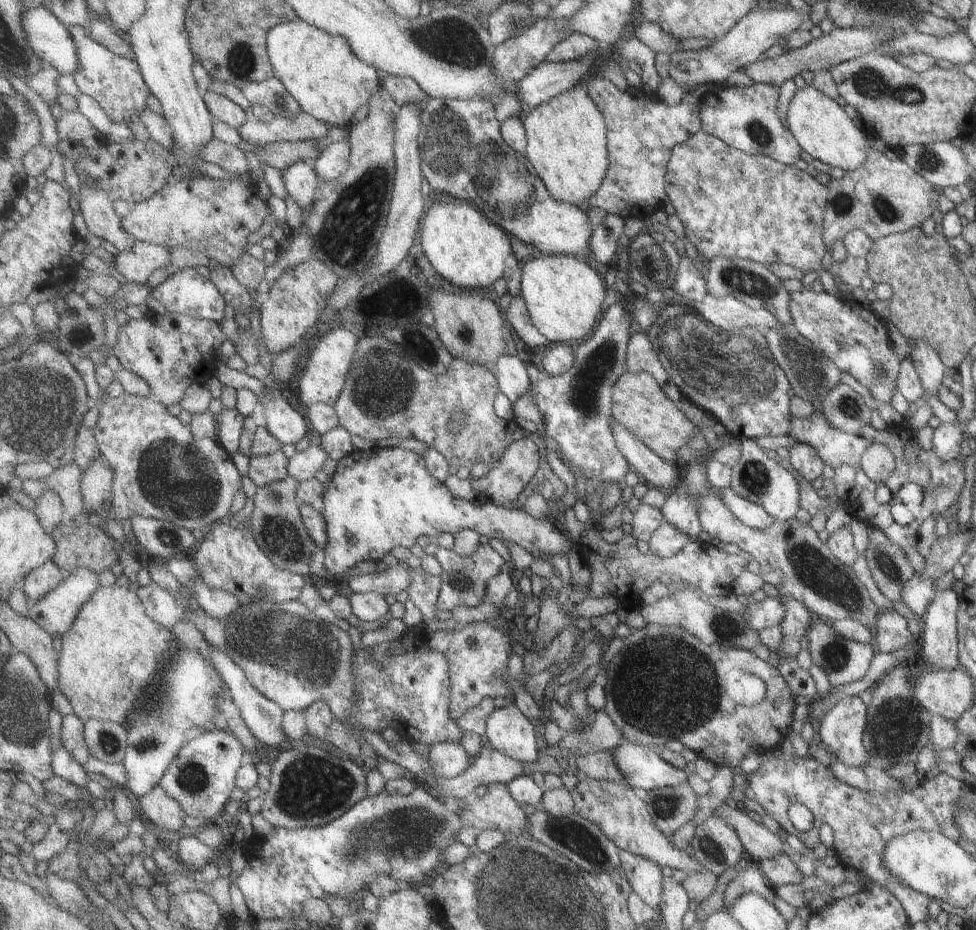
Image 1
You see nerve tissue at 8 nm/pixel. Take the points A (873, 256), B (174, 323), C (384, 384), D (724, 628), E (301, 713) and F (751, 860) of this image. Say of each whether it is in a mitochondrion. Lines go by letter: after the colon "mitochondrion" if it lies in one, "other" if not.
A: other
B: other
C: mitochondrion
D: mitochondrion
E: other
F: other

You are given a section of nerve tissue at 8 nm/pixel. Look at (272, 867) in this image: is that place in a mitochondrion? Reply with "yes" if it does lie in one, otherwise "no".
no

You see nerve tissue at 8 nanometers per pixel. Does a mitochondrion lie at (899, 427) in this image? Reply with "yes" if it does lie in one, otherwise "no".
no

